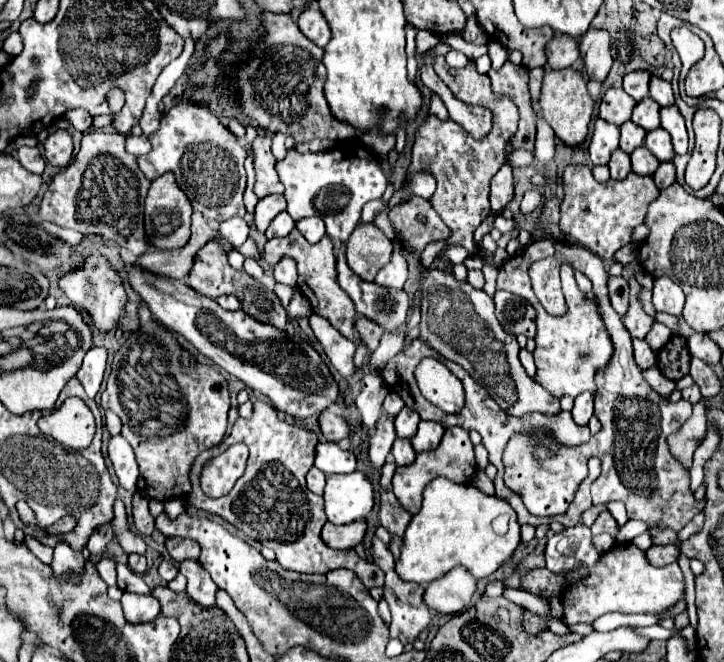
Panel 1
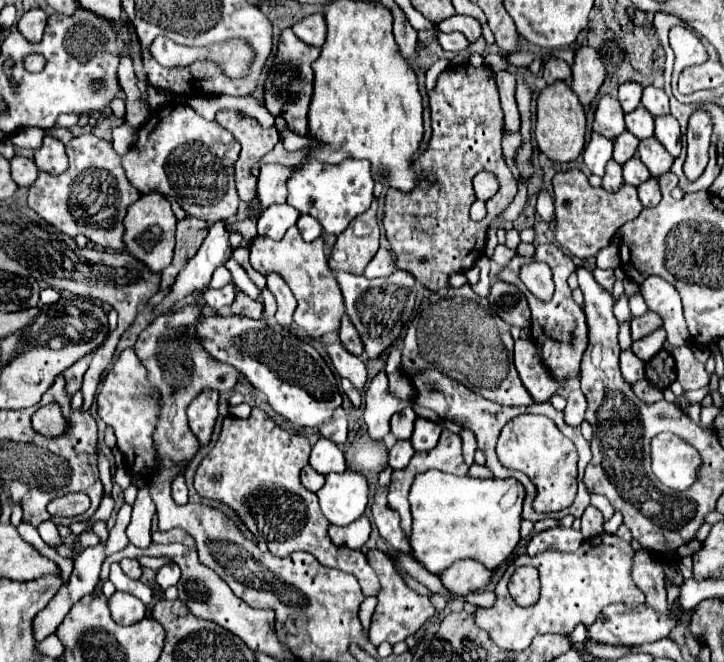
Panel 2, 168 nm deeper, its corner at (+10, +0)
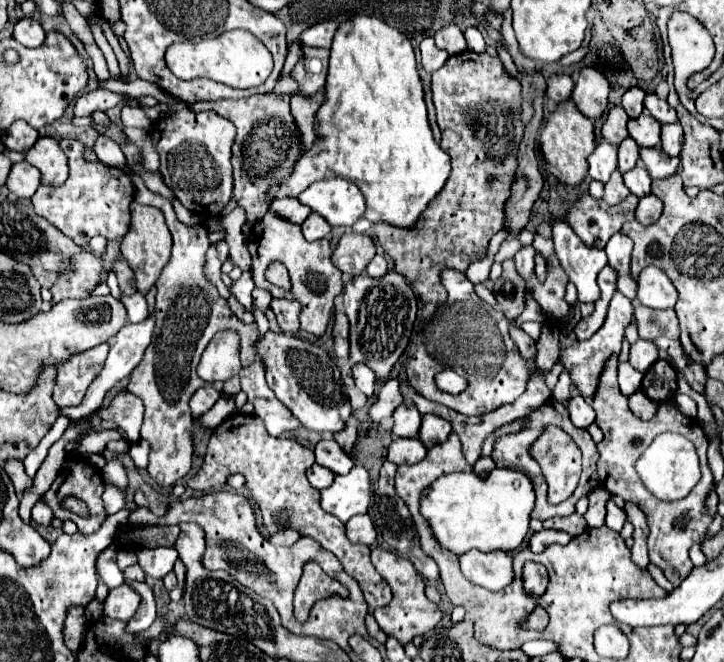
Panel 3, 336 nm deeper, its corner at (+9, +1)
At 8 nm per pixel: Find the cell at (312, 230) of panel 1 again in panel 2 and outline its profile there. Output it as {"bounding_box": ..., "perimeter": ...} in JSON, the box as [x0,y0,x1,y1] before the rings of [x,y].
{"bounding_box":[296,214,322,242],"perimeter":[[[306,214],[298,218],[296,226],[298,226],[298,230],[306,242],[312,242],[314,238],[318,238],[322,234],[322,226],[318,224],[318,220],[314,220],[312,216],[306,216]]]}

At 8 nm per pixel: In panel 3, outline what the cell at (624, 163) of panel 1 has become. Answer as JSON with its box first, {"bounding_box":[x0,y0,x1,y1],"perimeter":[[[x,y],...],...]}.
{"bounding_box":[603,171,629,205],"perimeter":[[[615,171],[615,173],[611,175],[611,179],[605,183],[605,195],[603,195],[603,199],[605,199],[609,205],[617,205],[617,203],[621,203],[627,195],[629,195],[629,189],[627,189],[625,183],[623,183],[623,175],[621,175],[619,171]]]}

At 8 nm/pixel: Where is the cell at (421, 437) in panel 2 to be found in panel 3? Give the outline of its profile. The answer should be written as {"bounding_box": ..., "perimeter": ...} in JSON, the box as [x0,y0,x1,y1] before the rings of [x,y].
{"bounding_box":[419,415,451,449],"perimeter":[[[423,415],[423,425],[419,431],[419,439],[427,449],[437,443],[443,443],[451,433],[451,423],[439,415]]]}

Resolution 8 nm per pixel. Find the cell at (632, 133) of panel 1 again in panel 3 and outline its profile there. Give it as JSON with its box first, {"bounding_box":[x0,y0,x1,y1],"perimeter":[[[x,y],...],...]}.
{"bounding_box":[617,137,639,173],"perimeter":[[[627,137],[619,145],[619,167],[617,169],[621,173],[627,173],[637,165],[637,159],[639,159],[639,145],[631,137]]]}

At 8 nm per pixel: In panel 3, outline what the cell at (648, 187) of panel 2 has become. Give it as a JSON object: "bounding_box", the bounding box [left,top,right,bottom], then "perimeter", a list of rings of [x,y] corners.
{"bounding_box":[635,195,663,225],"perimeter":[[[647,195],[643,199],[639,199],[639,205],[635,209],[635,219],[641,223],[641,225],[651,225],[659,219],[663,211],[663,203],[661,199],[657,199],[655,195]]]}

